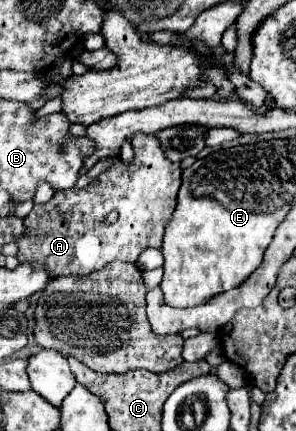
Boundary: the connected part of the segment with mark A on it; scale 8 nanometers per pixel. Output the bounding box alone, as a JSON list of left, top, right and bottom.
[17,133,181,279]

